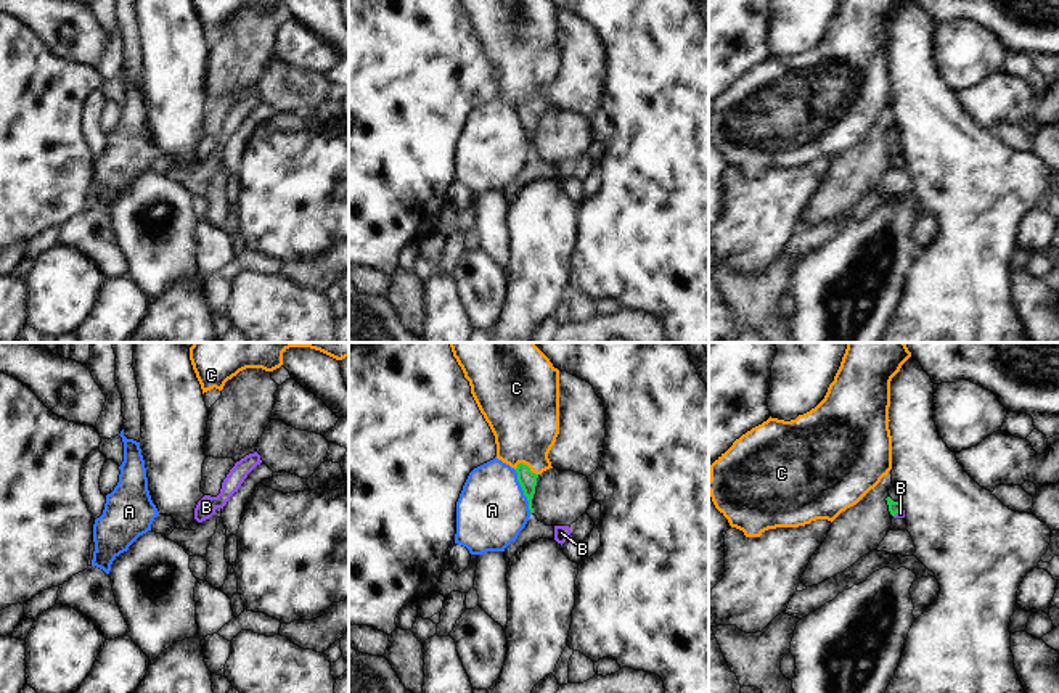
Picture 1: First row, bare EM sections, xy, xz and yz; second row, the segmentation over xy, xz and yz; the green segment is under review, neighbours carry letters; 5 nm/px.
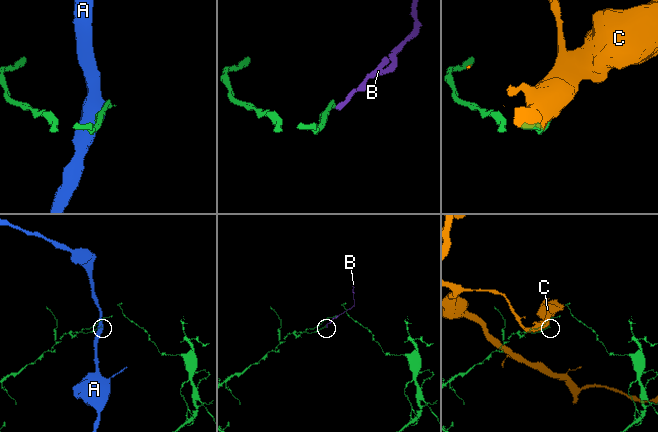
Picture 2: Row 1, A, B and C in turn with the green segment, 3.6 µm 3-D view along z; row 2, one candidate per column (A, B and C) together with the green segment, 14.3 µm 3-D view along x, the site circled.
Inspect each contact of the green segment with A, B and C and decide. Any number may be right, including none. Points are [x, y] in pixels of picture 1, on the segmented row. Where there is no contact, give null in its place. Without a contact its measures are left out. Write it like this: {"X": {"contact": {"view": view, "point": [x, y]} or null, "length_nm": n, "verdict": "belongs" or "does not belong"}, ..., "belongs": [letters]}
{"A": {"contact": {"view": "xz", "point": [524, 492]}, "length_nm": 240, "verdict": "does not belong"}, "B": {"contact": {"view": "yz", "point": [899, 510]}, "length_nm": 70, "verdict": "belongs"}, "C": {"contact": {"view": "xz", "point": [526, 465]}, "length_nm": 120, "verdict": "does not belong"}, "belongs": ["B"]}

